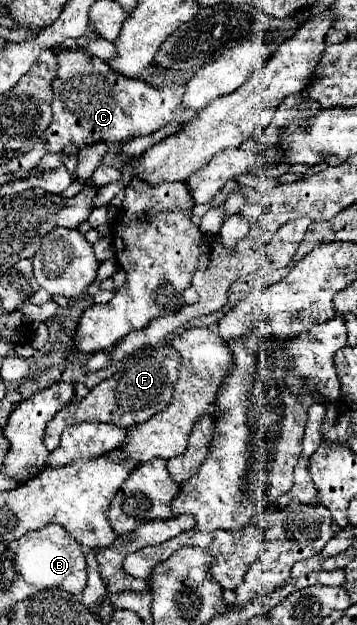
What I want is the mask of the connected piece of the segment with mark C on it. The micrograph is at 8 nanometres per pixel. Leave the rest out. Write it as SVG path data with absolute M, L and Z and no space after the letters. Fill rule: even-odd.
M66 51L58 55L58 75L54 79L54 99L52 99L52 123L40 135L34 145L34 155L64 151L68 143L90 145L92 141L128 141L140 135L158 131L170 119L190 121L196 111L182 107L184 85L168 85L164 89L154 89L140 79L120 79L112 75L104 61L98 57L79 51Z

